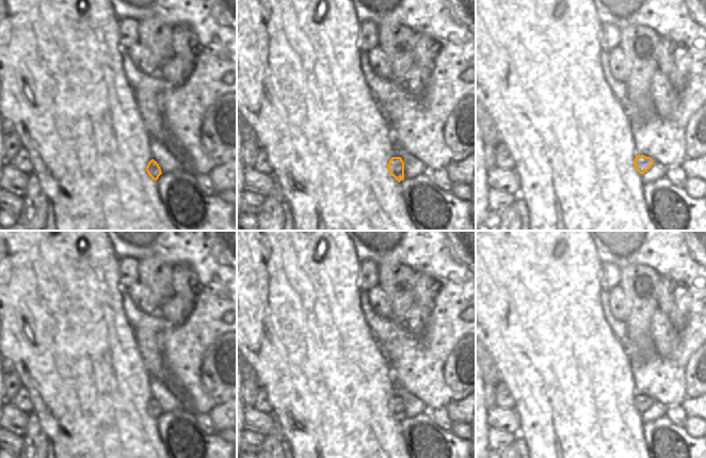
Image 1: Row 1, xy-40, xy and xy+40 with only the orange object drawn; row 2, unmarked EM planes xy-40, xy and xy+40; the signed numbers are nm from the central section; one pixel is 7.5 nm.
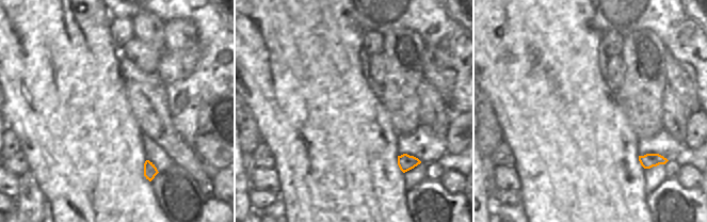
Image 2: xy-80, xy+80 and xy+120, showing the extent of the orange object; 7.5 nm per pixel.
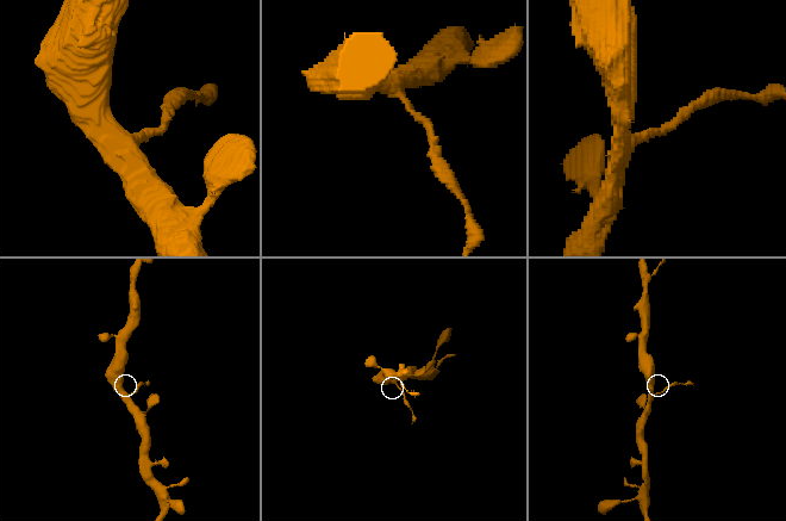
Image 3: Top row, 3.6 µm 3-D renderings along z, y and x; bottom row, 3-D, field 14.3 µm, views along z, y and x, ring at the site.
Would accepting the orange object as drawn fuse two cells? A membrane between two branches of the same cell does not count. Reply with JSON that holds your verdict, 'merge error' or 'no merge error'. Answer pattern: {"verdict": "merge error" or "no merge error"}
{"verdict": "merge error"}

